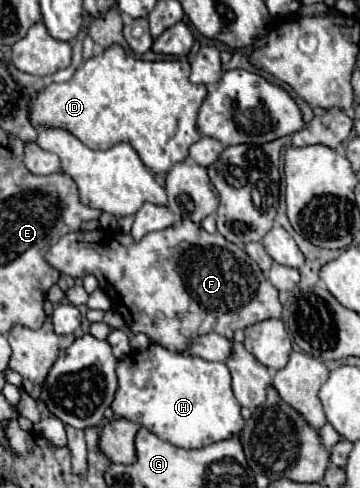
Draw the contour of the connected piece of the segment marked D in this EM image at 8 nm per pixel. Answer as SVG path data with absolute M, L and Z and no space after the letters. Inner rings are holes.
M112 44L110 48L104 50L104 54L86 60L68 82L50 84L42 92L38 92L30 100L30 120L34 126L64 128L92 150L106 150L118 142L128 142L134 146L140 160L154 174L166 174L176 162L186 160L190 144L200 140L200 132L196 128L198 108L206 100L208 94L206 86L216 84L220 76L222 76L222 62L220 62L220 50L216 46L200 48L196 60L192 62L192 74L190 74L188 60L144 62L126 54L120 44Z

